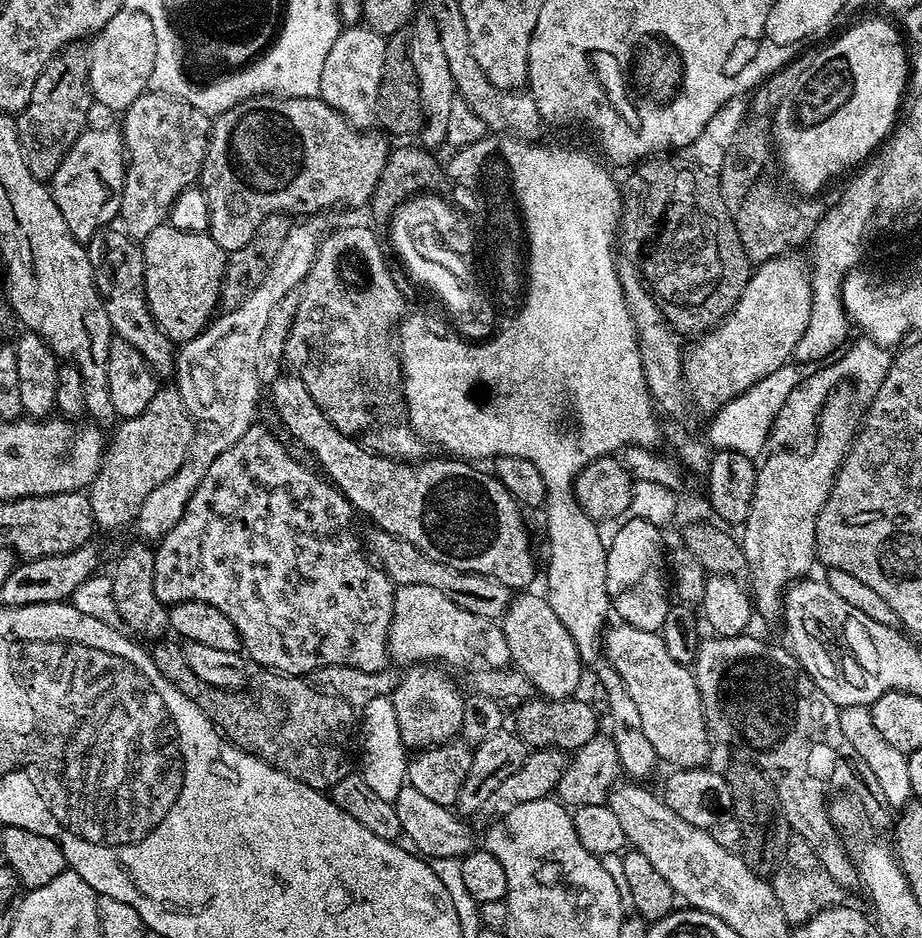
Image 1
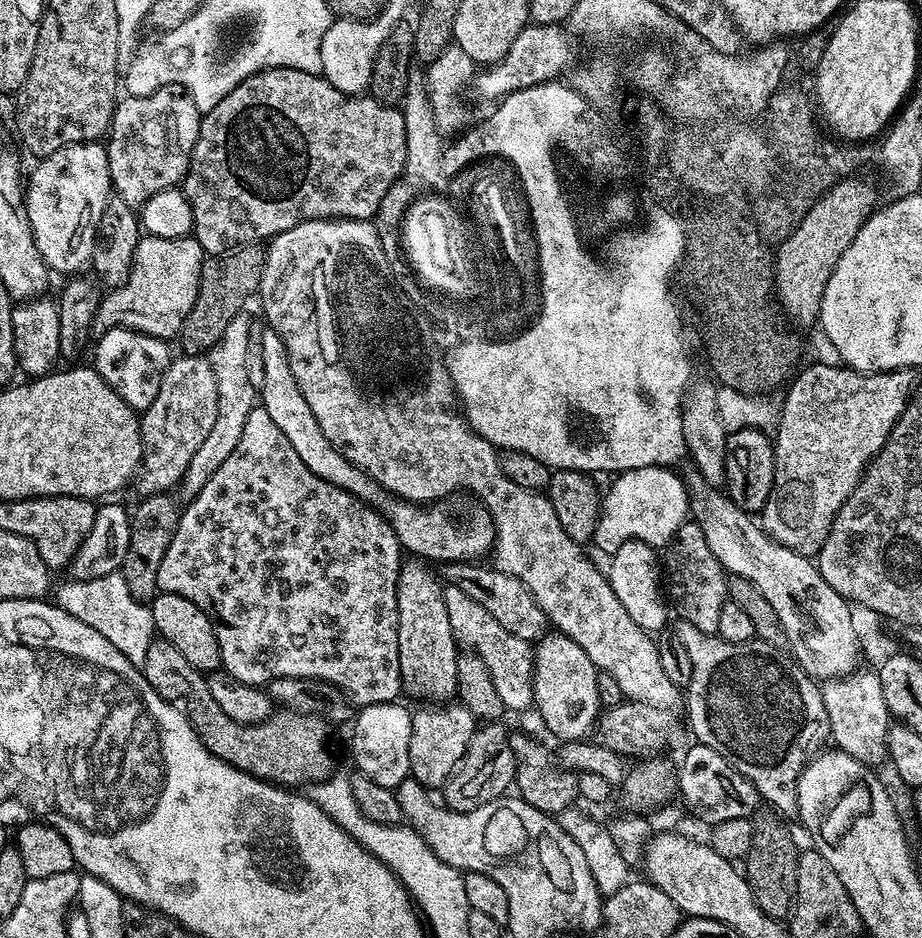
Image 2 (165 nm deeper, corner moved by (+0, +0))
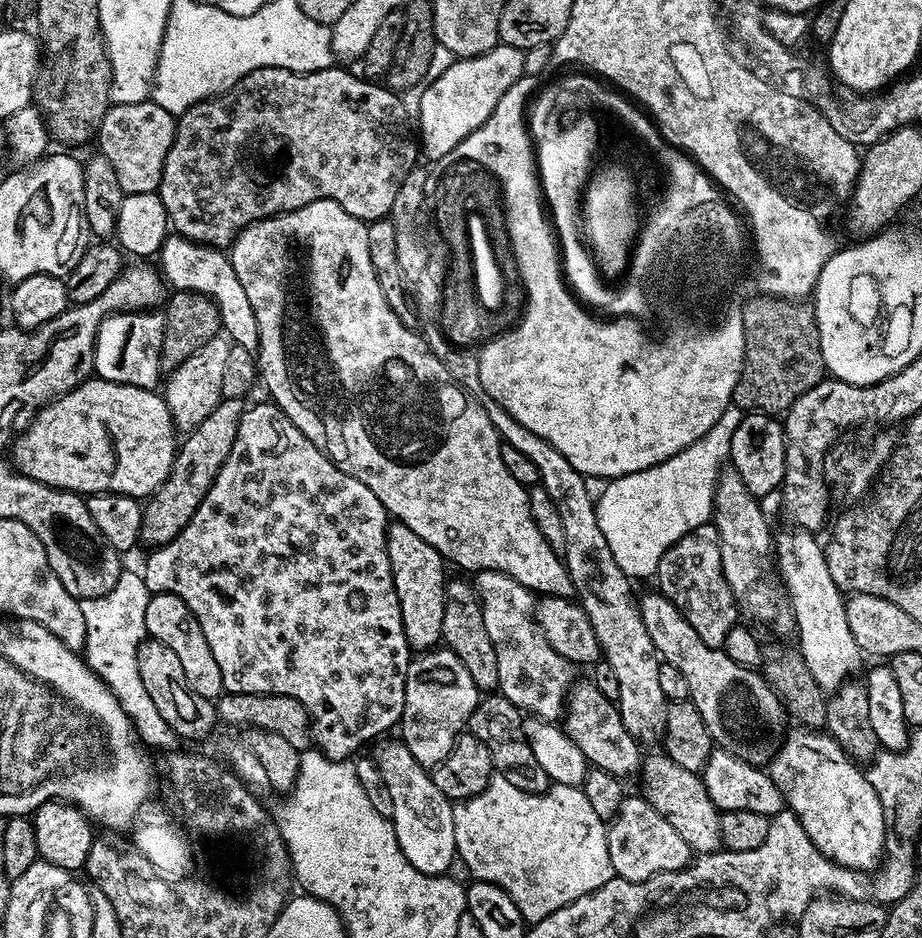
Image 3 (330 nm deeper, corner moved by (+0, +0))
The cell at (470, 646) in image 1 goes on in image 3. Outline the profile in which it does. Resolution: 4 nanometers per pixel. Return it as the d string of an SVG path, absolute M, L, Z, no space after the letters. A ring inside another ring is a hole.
M494 570L475 573L474 587L476 595L480 597L482 622L486 622L486 634L490 634L490 642L494 642L494 654L498 654L499 695L521 713L528 712L524 714L531 714L538 720L559 721L563 717L568 694L572 691L574 665L558 654L543 636L540 625L534 619L538 605L537 597L514 578Z

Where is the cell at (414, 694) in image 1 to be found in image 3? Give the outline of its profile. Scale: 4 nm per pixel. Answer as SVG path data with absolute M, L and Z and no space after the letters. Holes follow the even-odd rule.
M399 522L388 525L388 557L392 567L394 590L398 594L398 606L402 614L402 630L406 634L409 649L417 653L435 648L442 640L442 610L446 561L430 542L422 542L410 526Z

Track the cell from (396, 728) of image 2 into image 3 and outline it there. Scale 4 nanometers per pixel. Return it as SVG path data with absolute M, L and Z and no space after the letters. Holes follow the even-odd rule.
M394 740L394 742L386 742L384 743L377 752L374 752L374 759L376 761L376 768L379 770L380 777L383 780L383 785L386 786L387 794L390 795L391 800L391 822L392 828L395 830L395 838L399 844L399 848L403 852L403 856L407 859L408 862L415 869L421 870L423 873L430 873L432 876L439 876L441 874L447 873L449 871L448 867L451 866L452 860L457 859L456 855L456 843L454 842L454 818L452 814L452 806L453 801L450 801L446 798L446 794L442 794L442 790L438 790L438 786L434 786L434 782L431 777L431 773L421 766L420 763L417 762L417 759L414 758L413 754L410 750L407 750L406 746L403 744L403 741Z

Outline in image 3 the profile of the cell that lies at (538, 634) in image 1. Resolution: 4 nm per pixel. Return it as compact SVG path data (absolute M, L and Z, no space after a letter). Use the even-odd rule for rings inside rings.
M586 678L581 684L580 681L573 683L562 717L562 727L565 734L574 742L574 746L582 750L591 767L601 768L621 778L632 775L635 777L641 771L641 745L629 734L626 726L622 726L620 709L613 701L599 693L598 687L591 679Z

